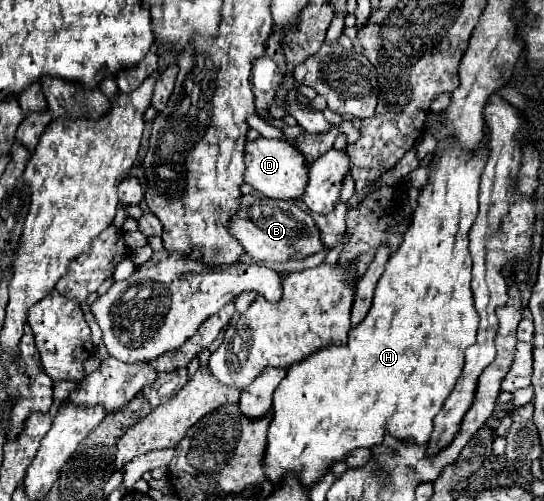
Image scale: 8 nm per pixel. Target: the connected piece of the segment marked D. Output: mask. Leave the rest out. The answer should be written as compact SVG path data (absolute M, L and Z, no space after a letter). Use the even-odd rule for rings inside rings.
M248 140L244 148L244 162L246 162L246 172L244 172L244 182L250 184L252 188L260 190L264 196L278 198L278 200L296 200L302 196L306 180L308 180L308 168L304 162L304 156L296 152L296 148L286 142L286 140Z

